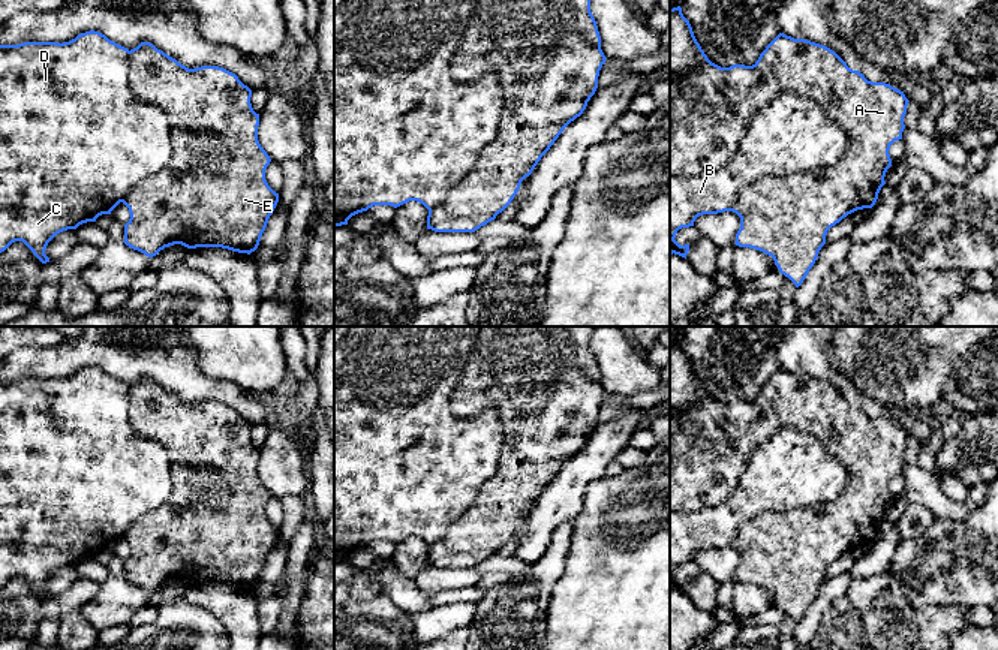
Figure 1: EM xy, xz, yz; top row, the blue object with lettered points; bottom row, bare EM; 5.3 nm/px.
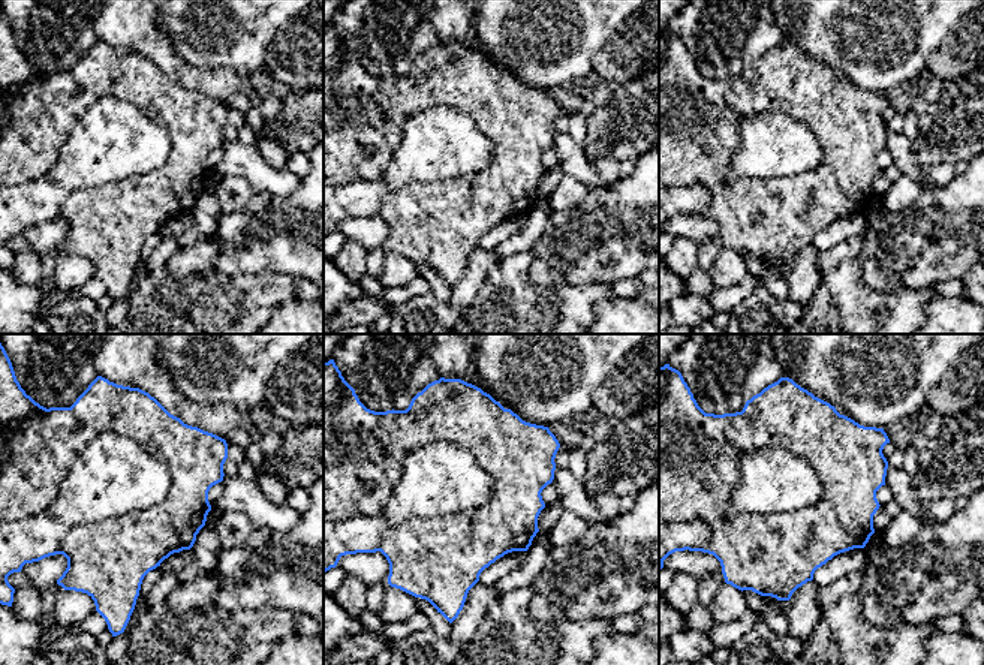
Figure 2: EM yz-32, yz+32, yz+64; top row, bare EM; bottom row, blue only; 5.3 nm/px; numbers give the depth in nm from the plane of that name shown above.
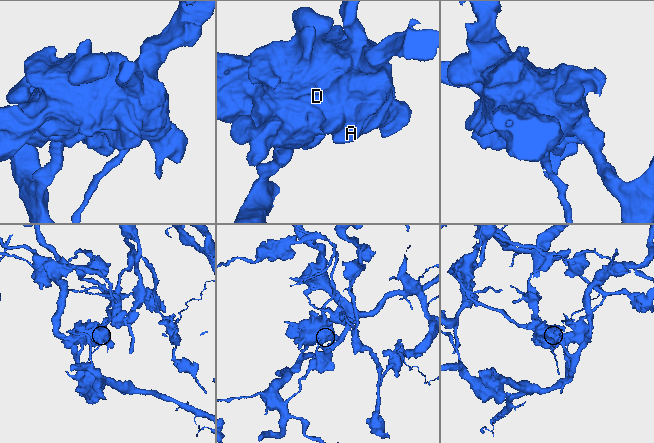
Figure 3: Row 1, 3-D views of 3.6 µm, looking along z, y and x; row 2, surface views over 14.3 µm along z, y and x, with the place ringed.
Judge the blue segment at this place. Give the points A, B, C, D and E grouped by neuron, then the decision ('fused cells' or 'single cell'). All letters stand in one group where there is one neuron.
groups A E / B C D; fused cells

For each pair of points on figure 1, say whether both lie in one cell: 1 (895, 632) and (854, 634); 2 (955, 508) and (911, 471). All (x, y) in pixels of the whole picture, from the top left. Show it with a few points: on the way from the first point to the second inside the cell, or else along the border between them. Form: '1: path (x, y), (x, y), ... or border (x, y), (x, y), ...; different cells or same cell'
1: path (884, 634), (865, 634); same cell
2: path (943, 505), (920, 483); same cell

